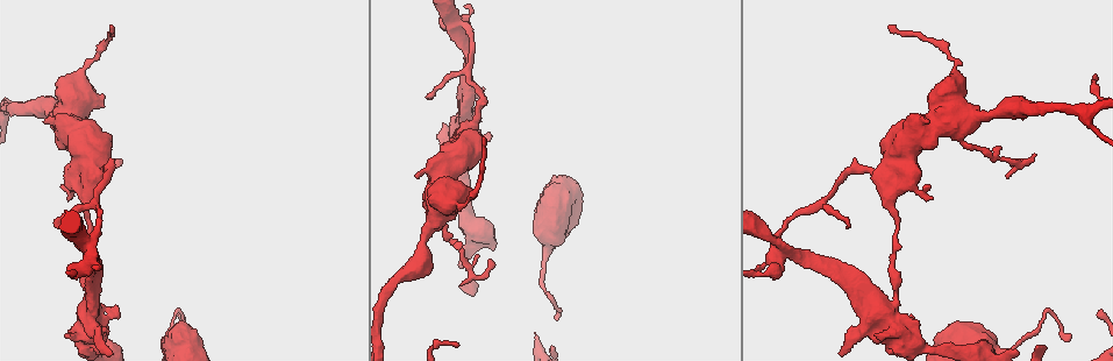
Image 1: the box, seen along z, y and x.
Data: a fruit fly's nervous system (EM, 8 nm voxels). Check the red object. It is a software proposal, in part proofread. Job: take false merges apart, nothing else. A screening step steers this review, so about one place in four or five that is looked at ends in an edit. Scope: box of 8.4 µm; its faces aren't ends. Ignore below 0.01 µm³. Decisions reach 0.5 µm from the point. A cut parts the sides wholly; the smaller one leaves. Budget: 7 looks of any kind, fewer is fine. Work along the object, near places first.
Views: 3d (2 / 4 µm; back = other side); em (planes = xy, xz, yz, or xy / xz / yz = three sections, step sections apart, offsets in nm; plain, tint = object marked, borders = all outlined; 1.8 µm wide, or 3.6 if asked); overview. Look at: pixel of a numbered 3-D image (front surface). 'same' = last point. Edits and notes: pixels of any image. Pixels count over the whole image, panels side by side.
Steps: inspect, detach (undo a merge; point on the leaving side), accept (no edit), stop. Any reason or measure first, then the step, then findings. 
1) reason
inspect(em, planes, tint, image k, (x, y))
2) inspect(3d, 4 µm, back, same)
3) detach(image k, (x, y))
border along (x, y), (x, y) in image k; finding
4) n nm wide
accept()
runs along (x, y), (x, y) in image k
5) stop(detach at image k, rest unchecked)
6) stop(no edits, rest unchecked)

sharp bend
inspect(3d, 4 µm, image 1, (883, 181))

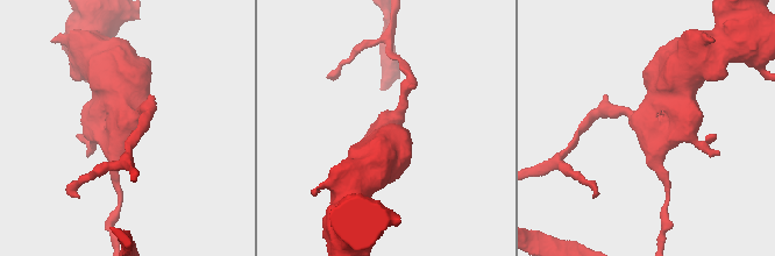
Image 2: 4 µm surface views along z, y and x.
shape alone is not enough
inspect(em, xy, step 8, tint, image 2, (649, 129))

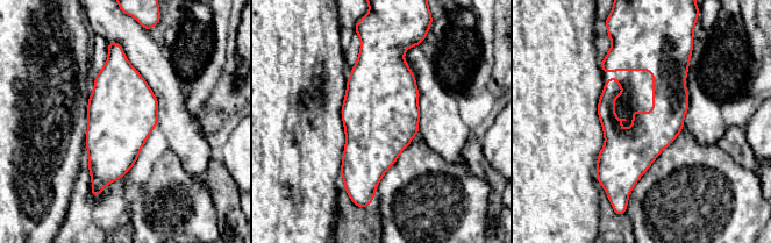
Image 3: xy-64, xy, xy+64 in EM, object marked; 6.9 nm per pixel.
another direction
inspect(em, xz, step 16, tint, same)

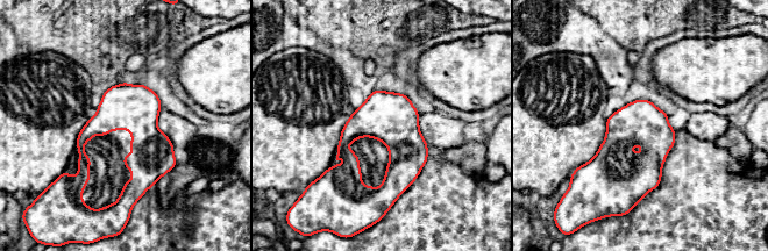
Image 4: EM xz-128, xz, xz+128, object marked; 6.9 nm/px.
accept()
all the same neuron

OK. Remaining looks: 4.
closes a loop
inspect(3d, 2 µm, image 1, (461, 24))

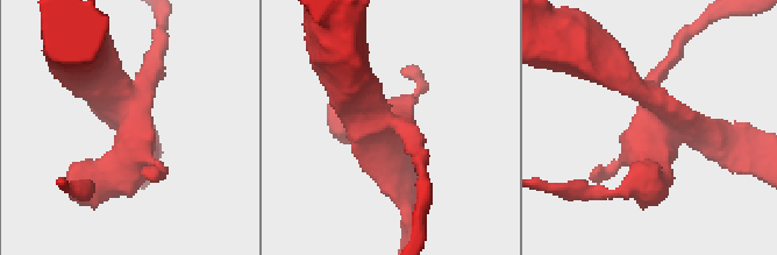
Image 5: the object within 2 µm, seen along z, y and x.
now the EM
inspect(em, planes, tint, image 5, (395, 127))

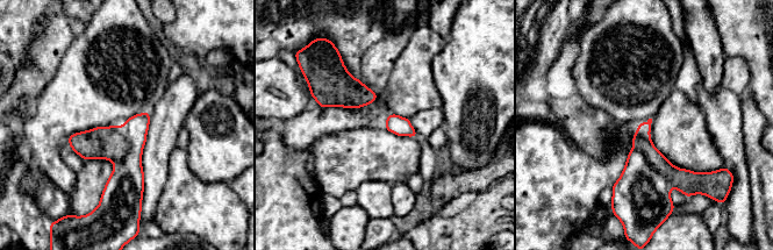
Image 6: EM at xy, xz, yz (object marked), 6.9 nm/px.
detach(image 6, (684, 180))
the part that leaves runs along (635, 140), (673, 174), (689, 174) in image 6; two neurons meet here

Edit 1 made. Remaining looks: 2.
stop(detach at image 6, rest unchecked)

